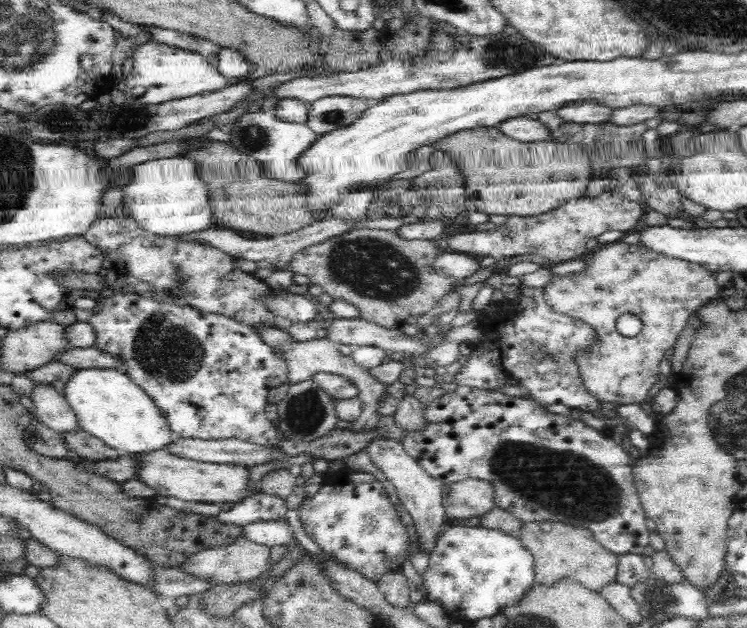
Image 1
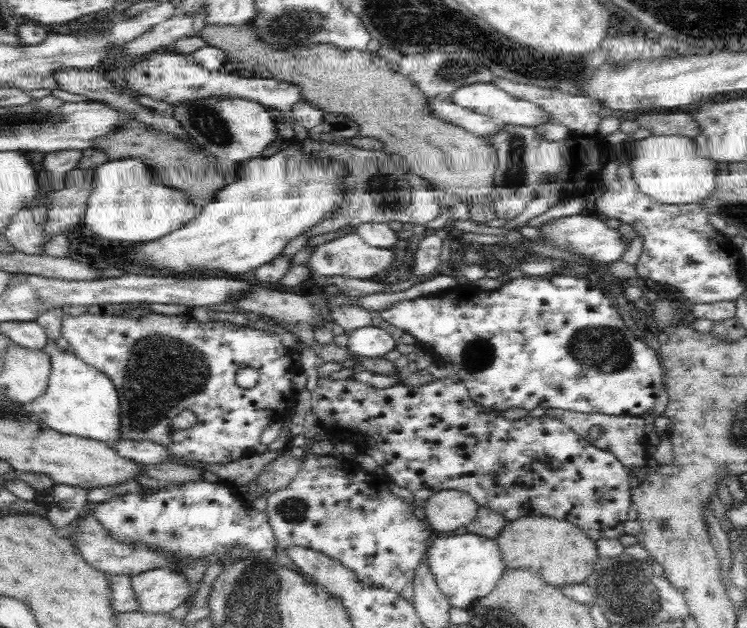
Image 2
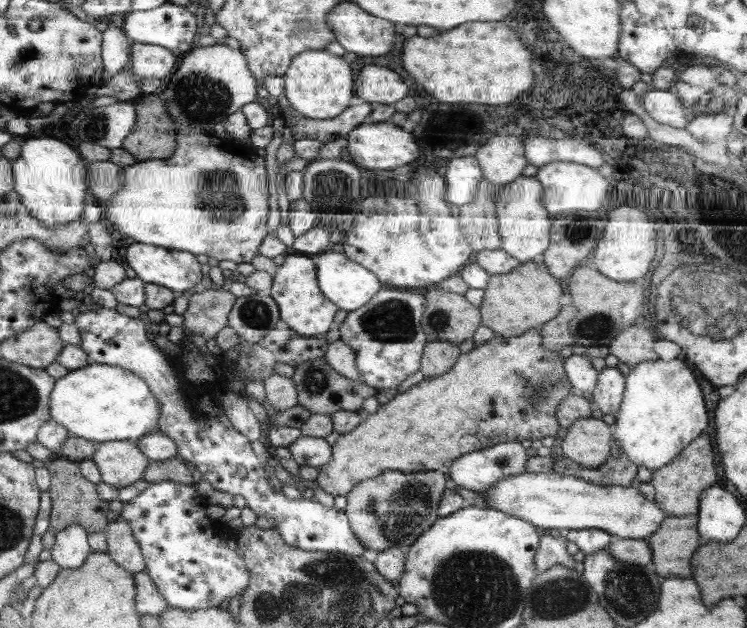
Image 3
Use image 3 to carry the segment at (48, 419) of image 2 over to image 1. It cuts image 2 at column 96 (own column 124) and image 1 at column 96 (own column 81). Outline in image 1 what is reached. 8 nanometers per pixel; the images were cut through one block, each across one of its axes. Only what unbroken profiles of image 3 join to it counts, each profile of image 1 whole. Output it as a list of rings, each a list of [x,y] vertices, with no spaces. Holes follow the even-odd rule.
[[[76,369],[68,377],[64,397],[78,418],[80,430],[102,441],[108,448],[117,450],[120,457],[164,449],[172,441],[171,427],[154,399],[120,370]]]

